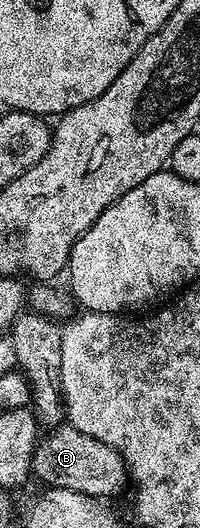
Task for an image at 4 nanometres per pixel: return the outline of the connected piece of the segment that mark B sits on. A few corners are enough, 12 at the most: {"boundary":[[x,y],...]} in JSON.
{"boundary":[[63,424],[34,447],[35,479],[110,500],[128,486],[108,444]]}

